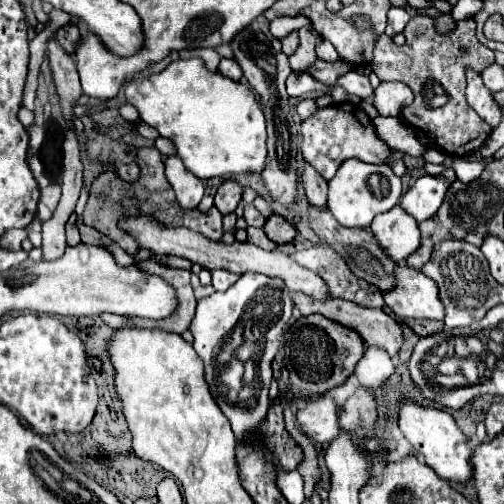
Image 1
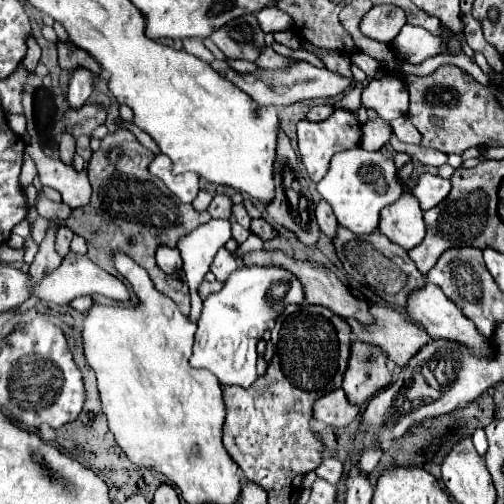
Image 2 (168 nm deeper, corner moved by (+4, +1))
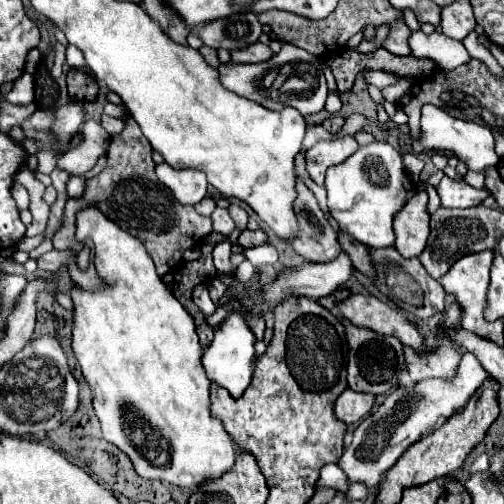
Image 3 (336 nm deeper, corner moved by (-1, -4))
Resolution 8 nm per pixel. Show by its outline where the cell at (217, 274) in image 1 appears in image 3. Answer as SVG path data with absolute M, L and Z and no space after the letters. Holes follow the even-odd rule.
M227 240L219 242L215 248L213 248L213 262L215 262L215 268L219 272L229 272L233 266L229 262L229 256L231 256L231 244Z

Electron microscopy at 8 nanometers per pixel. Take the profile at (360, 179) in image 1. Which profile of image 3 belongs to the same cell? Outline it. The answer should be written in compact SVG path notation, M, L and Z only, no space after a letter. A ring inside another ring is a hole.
M375 140L367 146L361 146L343 164L329 168L327 178L325 178L325 188L327 188L327 198L329 198L329 212L343 232L347 232L357 242L361 242L369 248L389 248L395 242L395 234L393 234L393 226L391 226L393 218L407 204L407 196L413 194L415 184L403 168L401 152L397 148L393 148L389 142Z

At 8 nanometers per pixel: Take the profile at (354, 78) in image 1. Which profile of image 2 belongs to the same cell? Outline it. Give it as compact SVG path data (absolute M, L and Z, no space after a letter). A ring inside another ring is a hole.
M214 61L212 67L222 77L226 77L234 85L238 85L244 93L248 93L260 105L290 105L294 101L304 101L304 99L336 97L336 95L342 95L344 91L348 91L352 87L352 79L338 75L334 71L328 71L324 67L318 69L318 67L314 67L306 61L300 61L286 71L256 71L256 73L244 73L244 75L238 73L238 71L232 71L226 61Z

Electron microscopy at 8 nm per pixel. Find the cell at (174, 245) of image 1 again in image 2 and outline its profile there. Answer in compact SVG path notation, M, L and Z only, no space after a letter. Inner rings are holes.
M280 249L244 253L244 255L242 255L242 263L244 263L246 267L252 267L252 265L266 267L266 265L270 265L270 263L274 263L274 267L286 267L286 271L294 271L294 275L298 275L298 279L302 279L302 287L306 287L306 303L328 307L330 311L334 311L334 313L340 315L340 317L354 317L354 319L358 319L360 323L372 323L372 317L370 317L370 313L368 313L368 303L356 299L356 297L346 289L346 285L344 285L330 269L326 269L326 267L320 265L320 263L314 263L314 261L298 261L298 259L286 255L286 253L280 251Z

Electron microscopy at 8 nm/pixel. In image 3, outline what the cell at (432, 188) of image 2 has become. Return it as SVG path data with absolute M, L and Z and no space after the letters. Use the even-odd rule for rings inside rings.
M443 176L441 184L437 186L437 192L441 196L441 206L447 206L447 208L479 206L489 196L487 188L473 188L465 180L457 182L449 176Z

